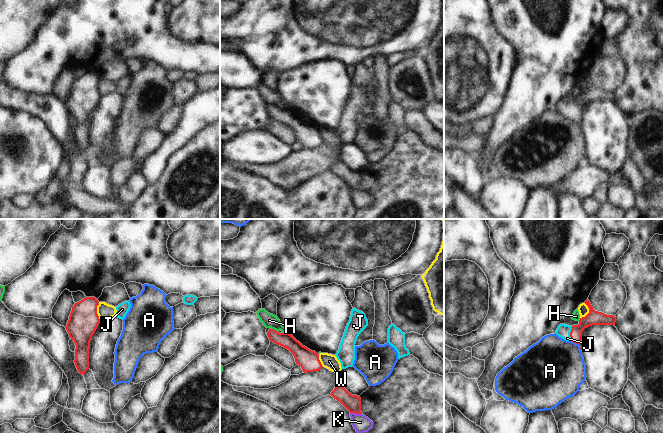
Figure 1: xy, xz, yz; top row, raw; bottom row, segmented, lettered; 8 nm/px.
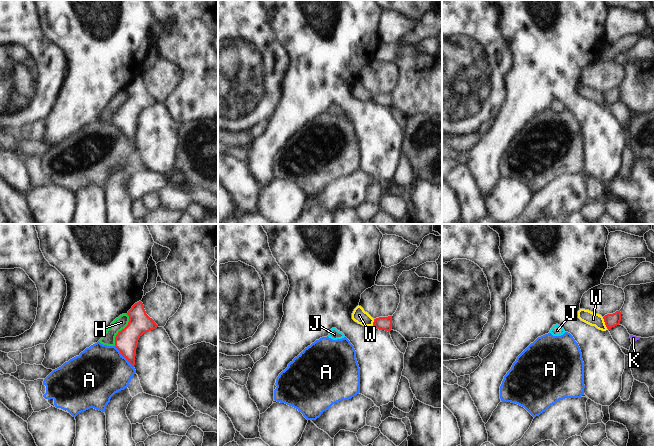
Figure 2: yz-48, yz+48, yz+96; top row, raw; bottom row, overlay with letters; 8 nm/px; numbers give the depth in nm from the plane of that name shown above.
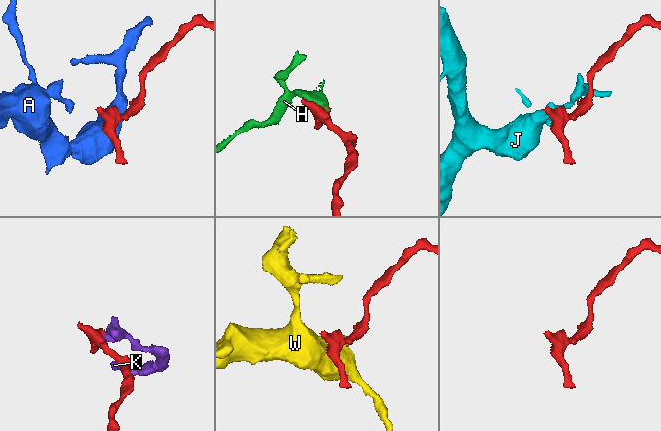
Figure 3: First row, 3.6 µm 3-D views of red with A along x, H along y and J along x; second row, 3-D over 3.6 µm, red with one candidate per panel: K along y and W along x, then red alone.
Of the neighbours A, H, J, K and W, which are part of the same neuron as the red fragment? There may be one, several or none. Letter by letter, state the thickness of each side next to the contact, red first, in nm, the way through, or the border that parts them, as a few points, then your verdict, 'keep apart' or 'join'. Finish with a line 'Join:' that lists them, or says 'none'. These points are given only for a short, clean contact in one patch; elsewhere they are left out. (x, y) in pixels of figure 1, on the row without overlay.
A: 110 nm thick on the red side, 460 nm on the other; border along yz (570, 116), (579, 121); keep apart
H: 120 nm thick on the red side, 110 nm on the other; keep apart
J: 110 nm thick on the red side, 110 nm on the other; runs through yz (593, 93), (570, 109), (563, 107); join
K: 140 nm thick on the red side, 140 nm on the other; border along xz (350, 188), (361, 190); keep apart
W: 240 nm thick on the red side, 120 nm on the other; border along xy (98, 78), (97, 91), (100, 96); keep apart
Join: J

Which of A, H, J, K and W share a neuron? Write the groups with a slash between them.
A / H / J / K / W

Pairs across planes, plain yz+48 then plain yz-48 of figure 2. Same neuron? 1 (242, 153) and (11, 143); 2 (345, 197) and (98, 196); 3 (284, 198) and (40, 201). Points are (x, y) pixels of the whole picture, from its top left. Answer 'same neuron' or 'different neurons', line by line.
1: different neurons
2: different neurons
3: same neuron

